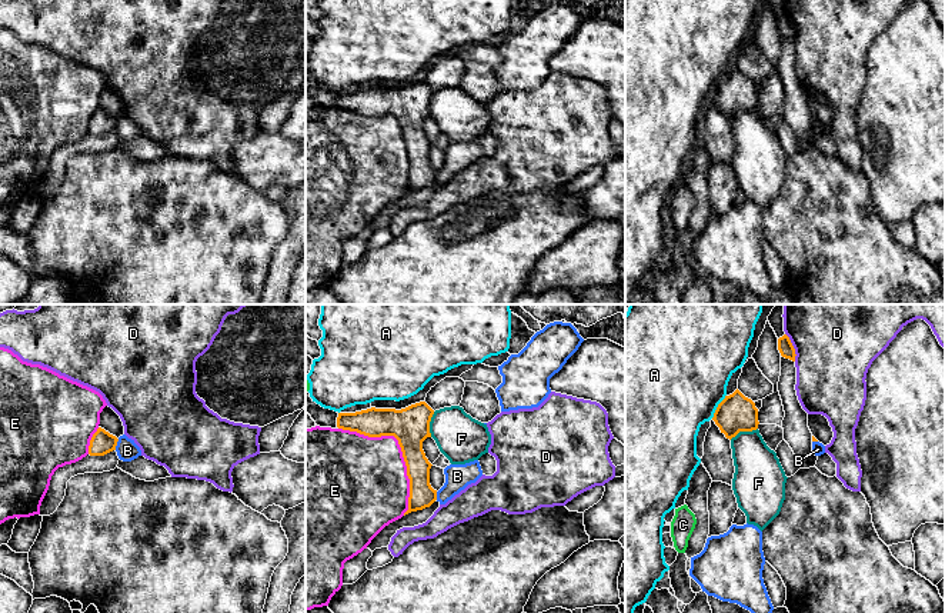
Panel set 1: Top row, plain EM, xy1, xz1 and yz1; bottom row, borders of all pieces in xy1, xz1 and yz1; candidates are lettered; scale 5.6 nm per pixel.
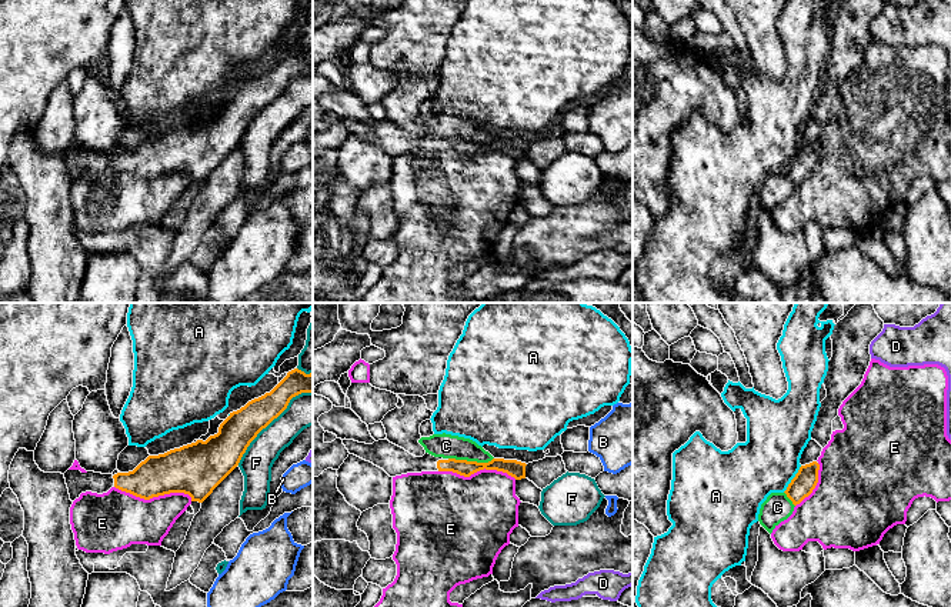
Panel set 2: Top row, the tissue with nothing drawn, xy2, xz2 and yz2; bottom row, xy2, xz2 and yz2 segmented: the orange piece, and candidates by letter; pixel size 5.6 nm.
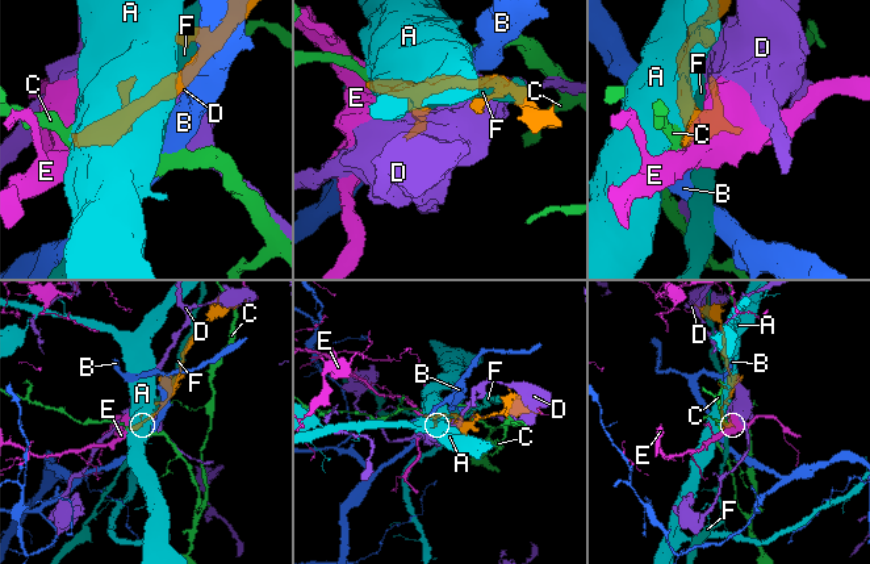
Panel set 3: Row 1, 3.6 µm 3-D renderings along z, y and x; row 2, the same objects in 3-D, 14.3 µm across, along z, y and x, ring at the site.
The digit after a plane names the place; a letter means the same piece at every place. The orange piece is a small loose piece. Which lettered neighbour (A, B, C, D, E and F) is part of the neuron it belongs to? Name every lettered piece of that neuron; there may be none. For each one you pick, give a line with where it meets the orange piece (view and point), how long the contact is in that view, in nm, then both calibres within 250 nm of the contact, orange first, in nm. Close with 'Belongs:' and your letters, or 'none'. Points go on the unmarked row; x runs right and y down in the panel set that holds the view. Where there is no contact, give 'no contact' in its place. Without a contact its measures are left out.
Belongs: none

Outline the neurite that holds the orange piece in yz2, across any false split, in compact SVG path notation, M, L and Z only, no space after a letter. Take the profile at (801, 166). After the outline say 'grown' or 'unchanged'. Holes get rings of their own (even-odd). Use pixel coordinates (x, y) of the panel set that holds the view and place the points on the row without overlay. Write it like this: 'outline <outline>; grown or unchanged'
outline M817 141L800 147L798 153L784 171L794 186L800 184L812 173L818 163L818 150L820 144Z; unchanged

